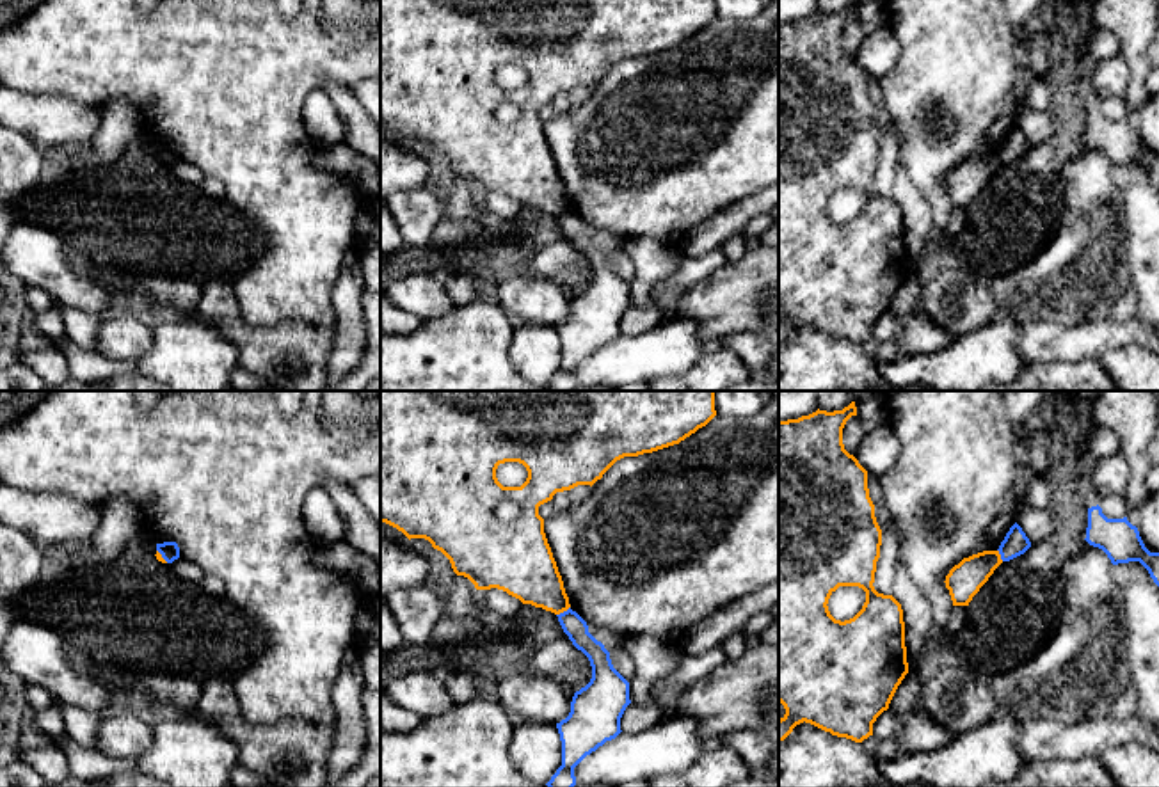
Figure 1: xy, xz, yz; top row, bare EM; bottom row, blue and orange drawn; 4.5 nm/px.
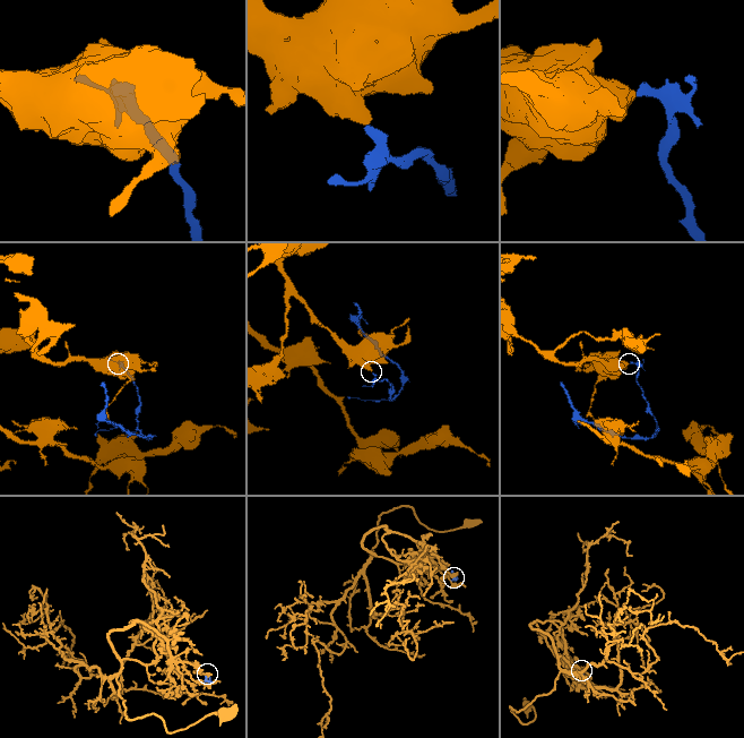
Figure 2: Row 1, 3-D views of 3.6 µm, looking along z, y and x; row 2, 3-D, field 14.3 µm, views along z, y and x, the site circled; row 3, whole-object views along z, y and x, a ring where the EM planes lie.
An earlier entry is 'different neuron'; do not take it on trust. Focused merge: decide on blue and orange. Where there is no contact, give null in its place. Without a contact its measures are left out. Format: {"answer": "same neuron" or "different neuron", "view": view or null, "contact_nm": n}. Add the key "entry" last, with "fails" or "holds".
{"answer": "different neuron", "view": "xz", "contact_nm": 80, "entry": "holds"}

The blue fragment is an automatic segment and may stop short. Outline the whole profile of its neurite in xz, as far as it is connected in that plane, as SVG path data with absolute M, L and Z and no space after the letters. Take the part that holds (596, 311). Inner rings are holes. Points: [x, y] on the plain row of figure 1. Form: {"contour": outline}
{"contour": "M571 210L558 219L564 235L592 268L590 284L574 295L571 314L556 325L562 343L562 368L546 386L549 391L572 391L574 370L606 343L615 341L629 302L629 284L613 270L610 254Z"}

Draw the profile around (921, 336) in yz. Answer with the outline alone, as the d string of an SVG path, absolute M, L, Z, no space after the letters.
M921 307L903 320L901 332L899 350L908 355L930 355L953 341L951 334Z

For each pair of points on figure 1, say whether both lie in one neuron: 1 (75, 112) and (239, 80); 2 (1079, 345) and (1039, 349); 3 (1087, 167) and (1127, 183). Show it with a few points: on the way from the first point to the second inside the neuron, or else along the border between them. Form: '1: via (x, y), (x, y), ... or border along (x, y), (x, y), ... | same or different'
1: border along (57, 93), (98, 109) | different
2: via (1069, 345), (1049, 345) | same
3: border along (1111, 167), (1111, 182), (1119, 192), (1122, 217) | different

